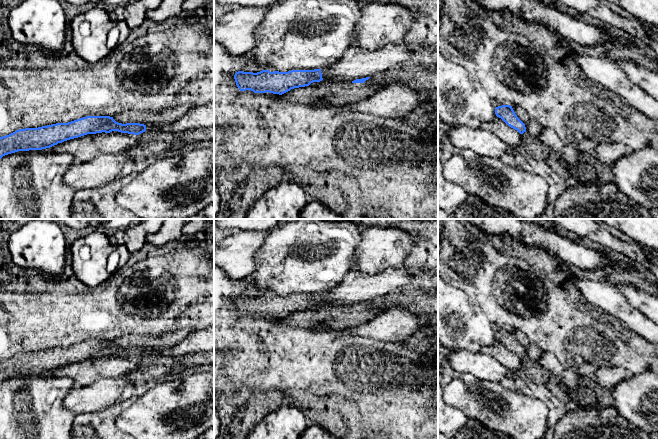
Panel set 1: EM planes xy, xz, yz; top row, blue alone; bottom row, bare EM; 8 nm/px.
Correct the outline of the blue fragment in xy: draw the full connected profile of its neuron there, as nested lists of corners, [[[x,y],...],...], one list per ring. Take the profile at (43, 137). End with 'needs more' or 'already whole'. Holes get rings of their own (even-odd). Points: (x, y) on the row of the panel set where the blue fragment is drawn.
[[[86,116],[68,123],[56,123],[38,128],[19,129],[0,137],[0,159],[18,151],[42,150],[87,134],[118,131],[139,135],[151,131],[153,125],[118,123],[110,116]]]; needs more

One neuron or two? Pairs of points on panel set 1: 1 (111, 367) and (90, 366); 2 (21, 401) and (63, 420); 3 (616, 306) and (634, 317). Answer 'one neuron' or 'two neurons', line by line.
1: one neuron
2: one neuron
3: one neuron

